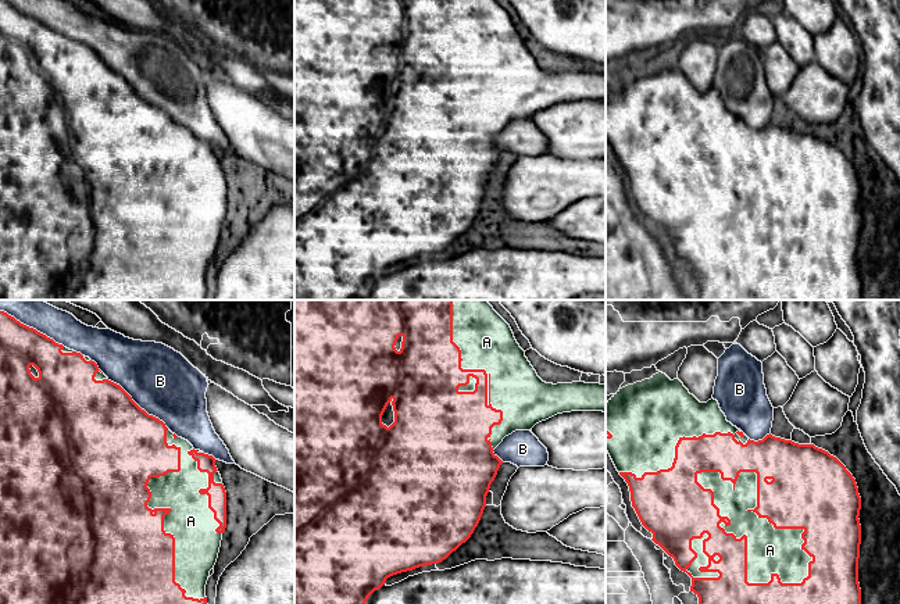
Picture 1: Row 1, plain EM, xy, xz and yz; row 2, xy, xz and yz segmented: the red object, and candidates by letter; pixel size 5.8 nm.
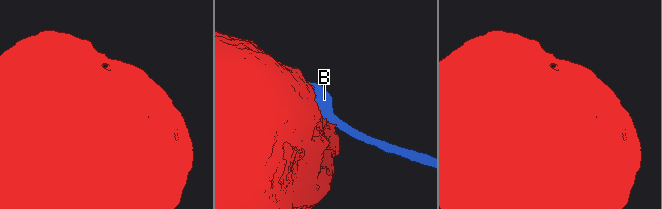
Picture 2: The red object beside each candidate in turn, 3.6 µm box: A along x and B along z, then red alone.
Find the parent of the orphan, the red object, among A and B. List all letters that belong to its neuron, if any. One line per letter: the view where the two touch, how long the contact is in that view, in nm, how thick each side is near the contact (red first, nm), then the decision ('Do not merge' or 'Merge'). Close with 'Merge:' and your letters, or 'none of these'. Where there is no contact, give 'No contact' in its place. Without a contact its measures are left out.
A: Touches red in yz. Shared border 850 nm. Thickness 380 nm (red) against 240 nm. Merge
B: Touches red in xy. Shared border 440 nm. Thickness 240 nm (red) against 220 nm. Do not merge
Merge: A

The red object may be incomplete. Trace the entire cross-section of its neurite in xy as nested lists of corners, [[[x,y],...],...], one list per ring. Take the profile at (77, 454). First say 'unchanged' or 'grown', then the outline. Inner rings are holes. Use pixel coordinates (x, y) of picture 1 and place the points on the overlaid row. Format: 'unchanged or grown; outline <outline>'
grown; outline [[[0,311],[0,604],[207,604],[206,585],[226,528],[226,492],[215,461],[142,410],[89,357]]]

